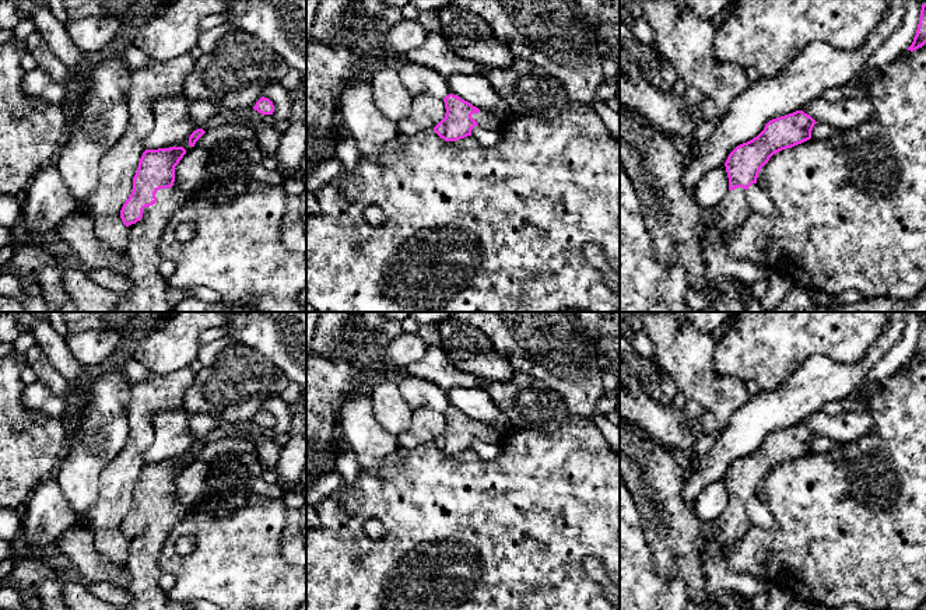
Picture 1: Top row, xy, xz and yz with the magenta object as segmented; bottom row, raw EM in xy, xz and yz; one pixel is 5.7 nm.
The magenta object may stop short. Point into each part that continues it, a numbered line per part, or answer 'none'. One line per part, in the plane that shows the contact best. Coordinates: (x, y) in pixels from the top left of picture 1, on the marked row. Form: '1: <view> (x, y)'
1: xy (148, 288)

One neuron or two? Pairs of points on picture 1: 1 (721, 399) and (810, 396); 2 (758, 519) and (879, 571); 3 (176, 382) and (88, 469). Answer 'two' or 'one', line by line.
1: two
2: two
3: two

